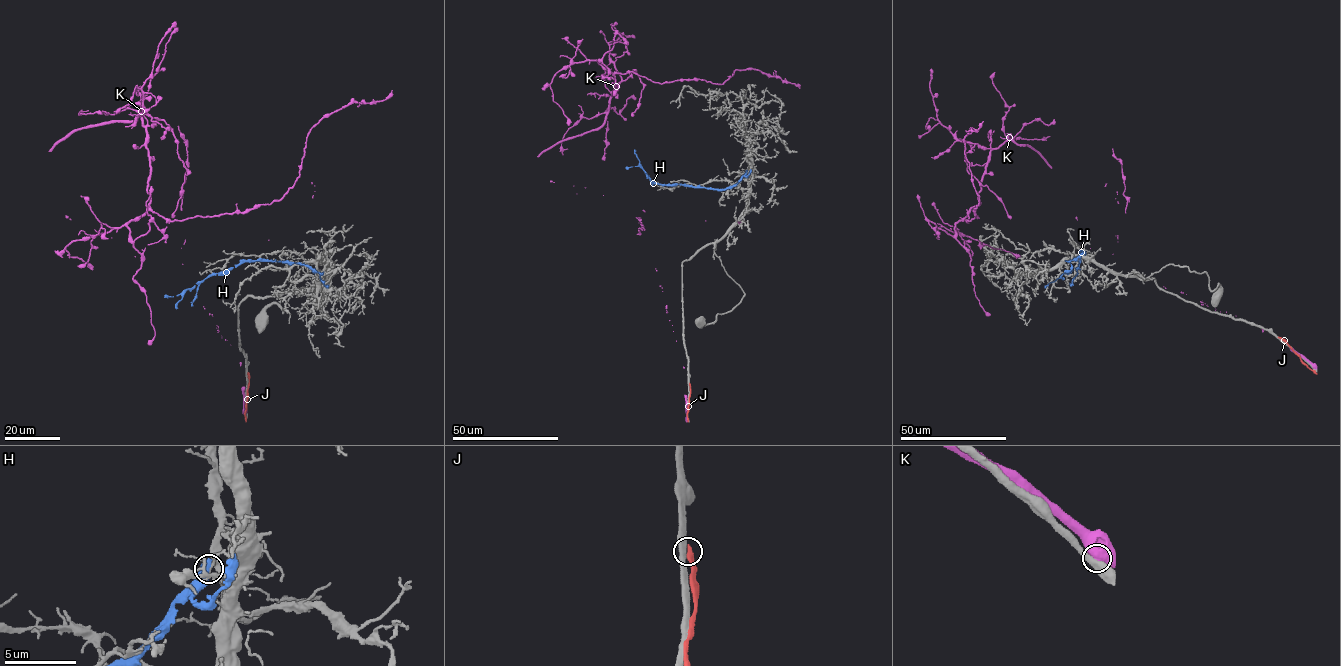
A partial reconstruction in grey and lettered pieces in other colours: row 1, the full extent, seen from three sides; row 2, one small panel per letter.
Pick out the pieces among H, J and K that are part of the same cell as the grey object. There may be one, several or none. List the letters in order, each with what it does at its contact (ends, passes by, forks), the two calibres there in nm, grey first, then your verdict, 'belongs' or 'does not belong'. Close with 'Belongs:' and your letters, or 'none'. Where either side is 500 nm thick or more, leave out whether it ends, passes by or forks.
H: calibres 160 and 600 nm; does not belong
J: it ends; calibres 480 and 440 nm; does not belong
K: calibres 480 and 1100 nm; does not belong
Belongs: none

